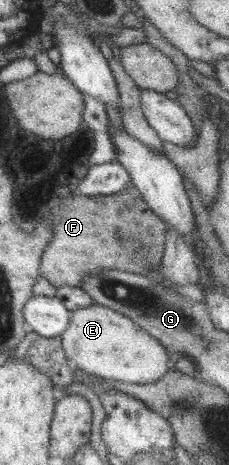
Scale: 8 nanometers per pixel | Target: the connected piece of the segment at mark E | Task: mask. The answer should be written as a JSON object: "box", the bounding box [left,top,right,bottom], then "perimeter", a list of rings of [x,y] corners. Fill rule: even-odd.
{"box":[61,303,169,384],"perimeter":[[[95,303],[69,311],[68,325],[61,331],[65,359],[87,375],[119,382],[141,384],[163,376],[169,353],[130,318]]]}

